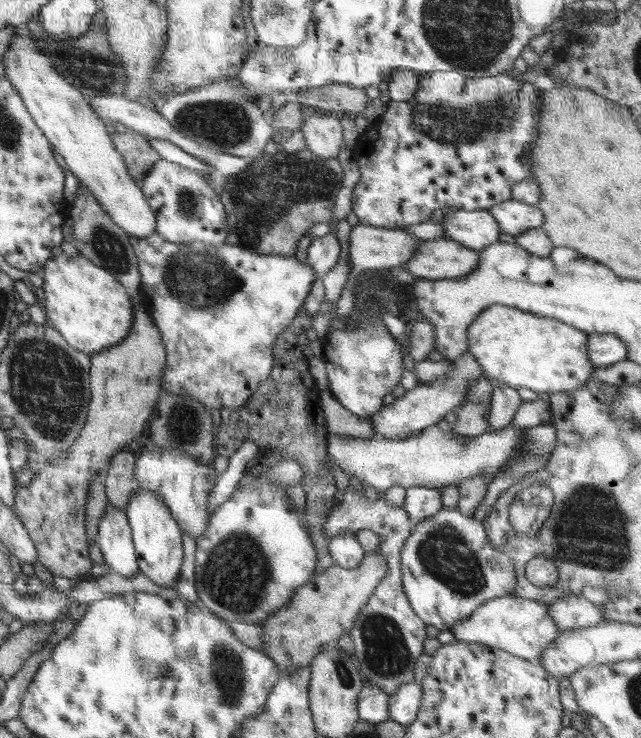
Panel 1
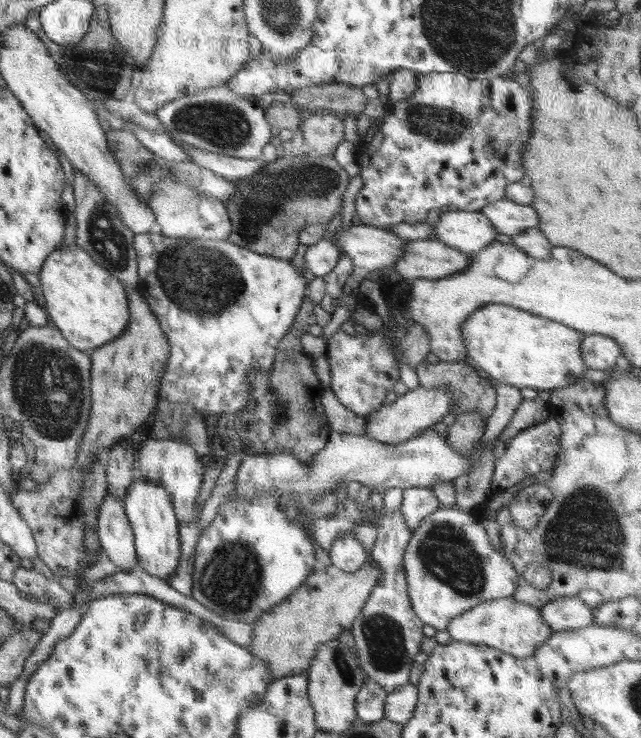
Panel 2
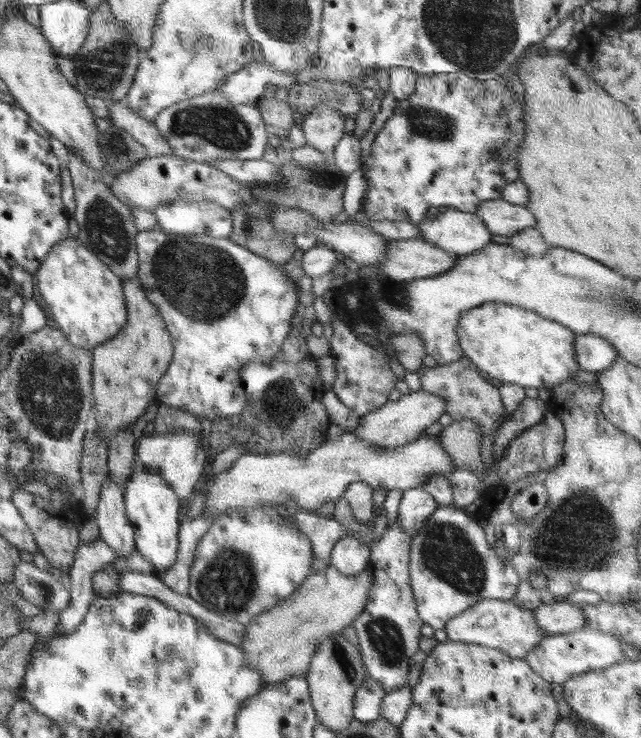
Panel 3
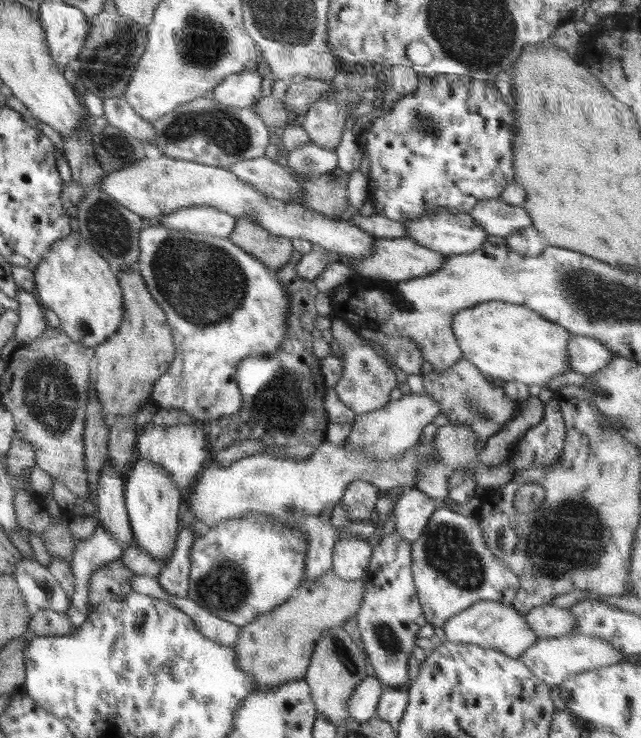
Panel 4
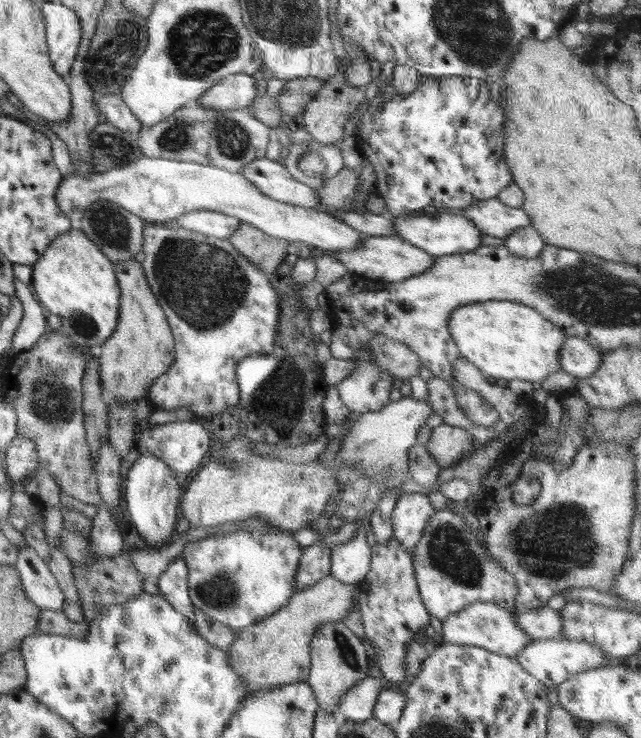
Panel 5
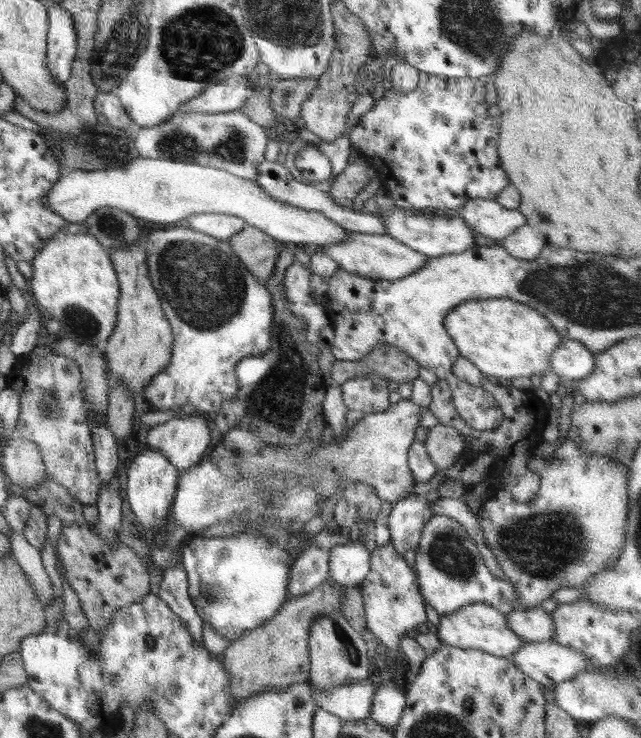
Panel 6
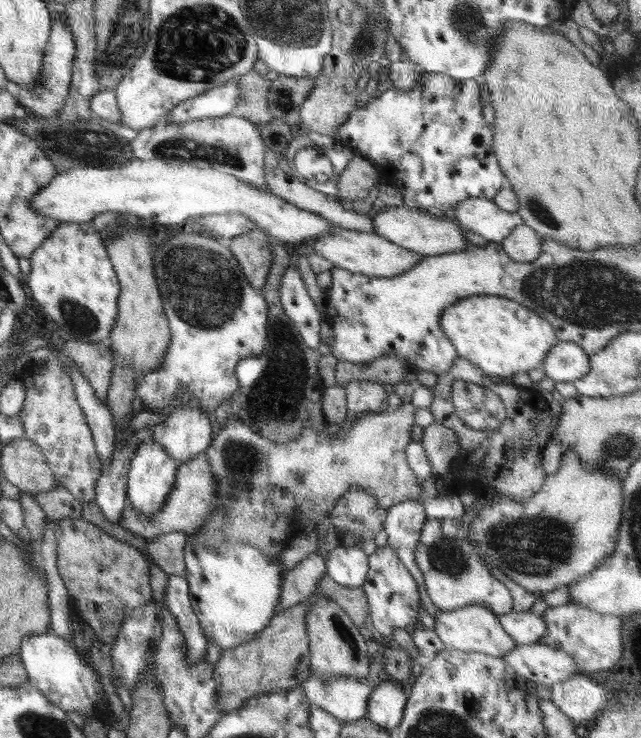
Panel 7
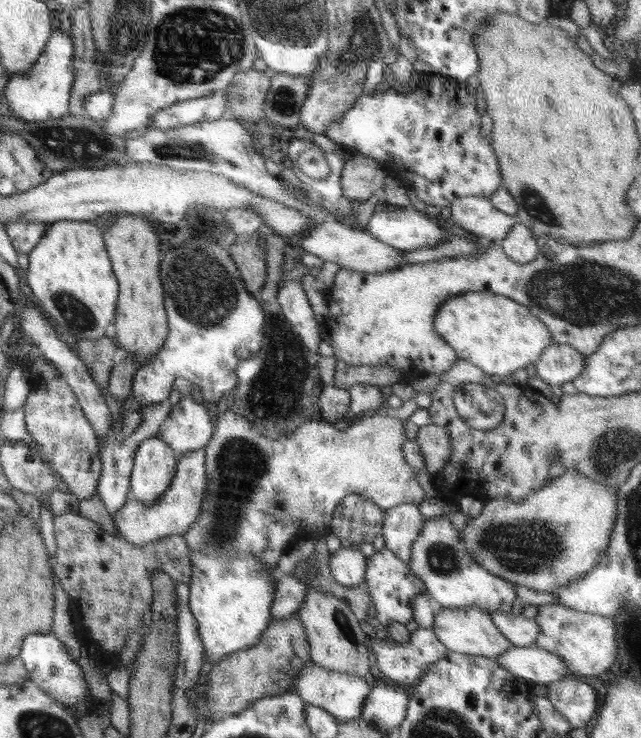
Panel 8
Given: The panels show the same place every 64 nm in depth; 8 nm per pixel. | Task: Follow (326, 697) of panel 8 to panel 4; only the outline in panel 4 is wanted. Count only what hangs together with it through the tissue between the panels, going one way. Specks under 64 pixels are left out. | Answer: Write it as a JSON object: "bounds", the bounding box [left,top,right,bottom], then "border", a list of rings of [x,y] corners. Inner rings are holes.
{"bounds":[348,674,384,722],"border":[[[373,674],[360,682],[350,695],[348,715],[357,722],[367,722],[376,717],[376,708],[384,690],[383,682]]]}

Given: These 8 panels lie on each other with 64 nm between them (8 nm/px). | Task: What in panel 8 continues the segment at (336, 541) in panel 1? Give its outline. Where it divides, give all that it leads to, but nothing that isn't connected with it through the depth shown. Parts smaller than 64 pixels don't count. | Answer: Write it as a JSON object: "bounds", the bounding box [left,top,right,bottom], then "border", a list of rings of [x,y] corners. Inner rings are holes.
{"bounds":[329,546,367,587],"border":[[[343,546],[331,555],[329,567],[334,580],[345,587],[353,587],[364,581],[367,558],[358,547]]]}

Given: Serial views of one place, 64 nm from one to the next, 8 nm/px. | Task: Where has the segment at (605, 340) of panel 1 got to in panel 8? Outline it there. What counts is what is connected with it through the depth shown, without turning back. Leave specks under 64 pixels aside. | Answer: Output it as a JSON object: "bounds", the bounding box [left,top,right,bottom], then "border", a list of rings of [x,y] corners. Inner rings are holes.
{"bounds":[534,343,584,386],"border":[[[552,343],[542,351],[539,359],[534,364],[537,378],[551,386],[570,382],[584,370],[584,354],[569,344]]]}

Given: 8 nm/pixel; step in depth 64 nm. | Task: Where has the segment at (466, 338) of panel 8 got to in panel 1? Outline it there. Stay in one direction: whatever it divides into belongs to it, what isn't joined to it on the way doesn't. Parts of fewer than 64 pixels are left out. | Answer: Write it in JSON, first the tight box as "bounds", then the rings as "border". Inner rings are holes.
{"bounds":[467,305,596,393],"border":[[[504,305],[482,310],[467,332],[469,353],[490,376],[512,388],[530,388],[536,393],[571,391],[589,383],[596,367],[587,353],[588,333],[565,322],[541,317]]]}

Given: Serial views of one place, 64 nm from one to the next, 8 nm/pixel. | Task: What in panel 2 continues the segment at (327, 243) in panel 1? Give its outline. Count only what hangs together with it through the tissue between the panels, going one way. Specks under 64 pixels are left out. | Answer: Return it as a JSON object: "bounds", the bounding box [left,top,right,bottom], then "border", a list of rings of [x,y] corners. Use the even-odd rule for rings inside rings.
{"bounds":[302,240,341,277],"border":[[[320,240],[318,244],[314,244],[306,249],[302,266],[312,276],[324,277],[330,273],[338,261],[340,261],[341,249],[332,240]]]}

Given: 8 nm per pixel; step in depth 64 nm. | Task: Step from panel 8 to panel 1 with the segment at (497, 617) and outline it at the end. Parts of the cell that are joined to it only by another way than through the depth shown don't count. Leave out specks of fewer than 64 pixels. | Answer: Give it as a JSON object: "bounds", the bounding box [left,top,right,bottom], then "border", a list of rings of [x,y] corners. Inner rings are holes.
{"bounds":[547,595,605,631],"border":[[[568,595],[553,603],[549,603],[547,606],[548,616],[555,622],[555,625],[560,631],[573,631],[576,629],[583,629],[589,626],[594,626],[595,624],[604,622],[603,614],[601,613],[601,608],[605,605],[594,605],[592,602],[588,601],[582,595]]]}

